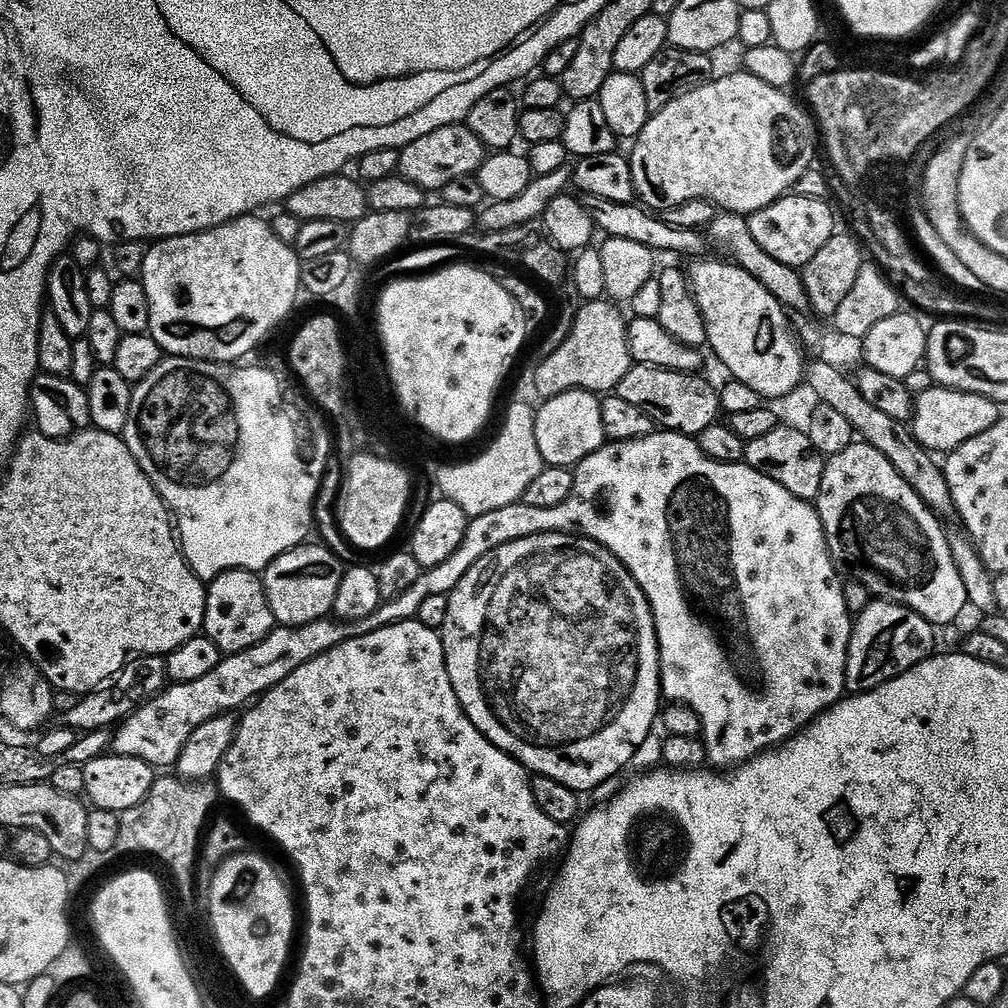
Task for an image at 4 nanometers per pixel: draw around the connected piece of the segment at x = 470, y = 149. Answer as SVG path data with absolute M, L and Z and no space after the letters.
M464 122L442 126L434 130L434 134L426 134L426 138L418 138L418 142L410 142L399 151L399 175L432 194L439 193L446 186L446 182L454 182L454 178L477 175L486 155L486 149L478 134L471 132Z

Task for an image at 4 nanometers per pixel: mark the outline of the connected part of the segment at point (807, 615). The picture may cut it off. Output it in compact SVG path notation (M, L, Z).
M657 430L637 440L605 442L598 451L590 454L582 463L576 465L574 469L574 490L570 490L570 498L566 498L566 502L562 502L558 506L539 508L521 502L502 506L502 510L490 510L490 514L471 517L458 550L454 550L454 554L450 554L450 558L446 558L446 562L438 562L438 566L423 569L418 582L414 582L414 586L410 586L410 590L405 590L398 598L383 601L380 608L374 610L374 614L370 614L370 618L362 618L353 624L335 618L325 618L303 624L297 628L277 626L273 628L266 639L258 642L258 646L250 646L250 650L225 655L218 662L218 666L214 666L214 670L210 670L210 674L202 674L202 678L194 678L185 684L173 683L115 729L114 735L111 737L111 751L117 756L142 758L142 762L152 765L157 770L171 769L177 758L182 754L182 746L186 746L190 734L194 734L194 730L198 730L198 726L202 726L202 722L210 722L210 718L226 716L235 713L237 711L235 708L241 707L240 709L243 709L245 706L251 705L265 692L268 692L274 686L278 686L278 682L290 678L290 674L294 674L294 670L298 670L298 666L306 666L306 662L326 654L326 650L334 650L334 646L342 646L342 642L366 634L374 634L374 630L382 630L391 624L400 623L401 620L417 619L419 606L422 605L422 602L438 595L451 596L453 590L458 586L458 582L462 582L462 578L466 578L466 574L470 574L470 566L474 566L474 562L492 555L493 552L498 551L499 548L510 542L518 542L522 538L530 538L534 534L542 534L543 532L566 532L569 534L577 532L579 535L588 537L589 540L598 542L602 547L610 549L630 570L630 574L646 594L654 618L656 637L660 647L660 690L663 699L674 704L684 704L686 707L692 708L694 714L698 716L701 722L700 736L704 741L704 754L707 763L713 769L735 770L748 760L761 756L763 752L779 748L781 744L797 736L803 728L807 728L827 708L834 707L839 700L844 699L846 695L848 647L853 632L854 616L846 606L845 585L840 584L842 576L832 562L832 555L828 552L824 527L815 507L809 501L794 498L794 494L790 494L790 490L786 490L786 486L778 486L778 482L774 482L774 478L766 478L766 474L754 470L749 464L743 462L723 464L717 460L711 460L701 450L699 443L693 437L667 430Z

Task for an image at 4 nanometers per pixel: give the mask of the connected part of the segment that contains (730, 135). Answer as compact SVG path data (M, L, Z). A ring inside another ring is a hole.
M743 70L732 72L729 76L719 76L717 75L715 78L709 80L701 88L695 88L686 94L682 94L677 100L670 102L664 107L661 112L652 112L648 117L648 124L642 129L639 136L635 138L634 143L631 145L633 148L632 152L630 151L630 159L632 161L636 194L649 209L667 210L676 208L679 204L685 204L691 200L711 200L717 209L725 212L751 214L762 210L766 206L770 206L775 200L781 200L784 196L789 195L795 189L798 178L802 178L802 174L806 174L806 170L813 167L815 160L812 159L816 156L816 144L818 148L818 132L814 127L813 117L805 109L804 113L788 97L789 93L785 89L766 86L766 82L762 82L762 78L754 78L754 74Z

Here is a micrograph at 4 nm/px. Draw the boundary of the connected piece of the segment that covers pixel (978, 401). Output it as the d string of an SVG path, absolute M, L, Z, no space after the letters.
M933 386L925 392L915 393L910 431L921 448L933 454L939 452L947 454L962 446L962 442L970 442L970 438L986 434L986 430L990 430L990 426L997 424L1000 419L1002 419L1002 408L995 400L986 398L982 394Z

